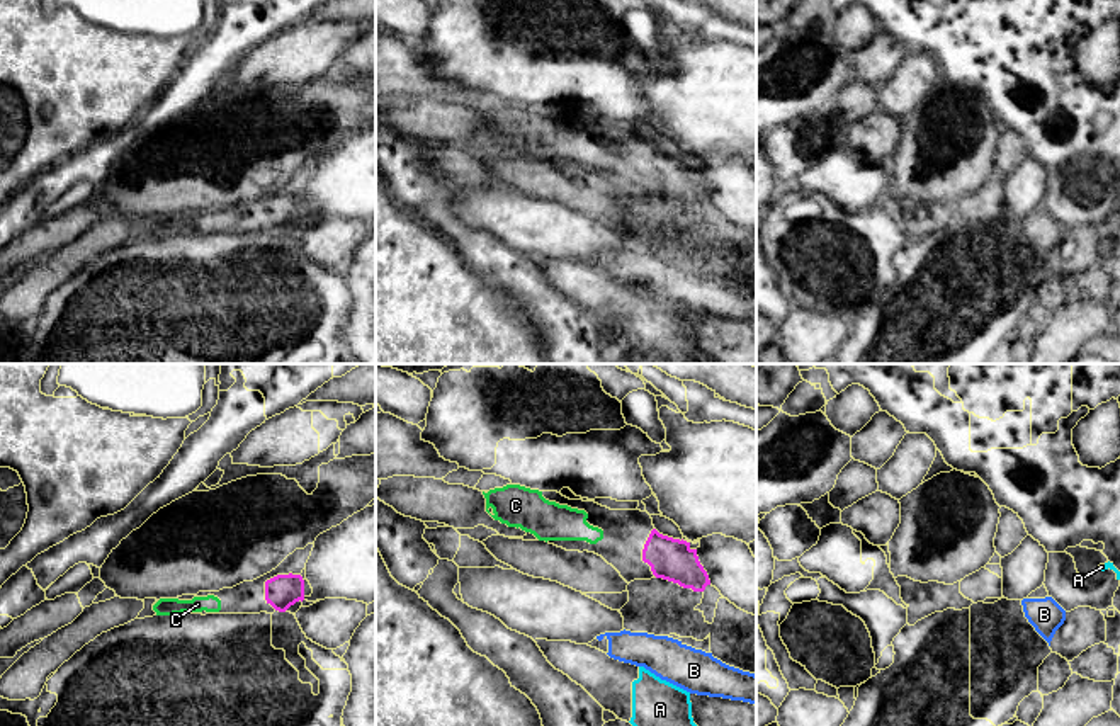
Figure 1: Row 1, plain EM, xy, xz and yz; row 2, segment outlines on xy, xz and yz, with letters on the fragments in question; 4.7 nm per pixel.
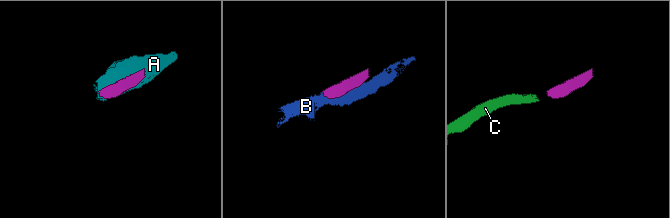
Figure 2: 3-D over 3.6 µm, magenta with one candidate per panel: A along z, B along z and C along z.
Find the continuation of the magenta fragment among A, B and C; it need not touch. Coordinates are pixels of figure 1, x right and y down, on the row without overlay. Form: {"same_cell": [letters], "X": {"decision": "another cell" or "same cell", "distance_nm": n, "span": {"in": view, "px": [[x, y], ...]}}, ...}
{"same_cell": ["C"], "A": {"decision": "another cell", "distance_nm": 420, "span": {"in": "xz", "px": [[684, 206], [643, 286]]}}, "B": {"decision": "another cell", "distance_nm": 240, "span": {"in": "xz", "px": [[684, 206], [667, 255]]}}, "C": {"decision": "same cell", "distance_nm": 200, "span": {"in": "xz", "px": [[643, 169], [602, 157]]}}}

